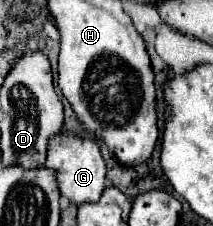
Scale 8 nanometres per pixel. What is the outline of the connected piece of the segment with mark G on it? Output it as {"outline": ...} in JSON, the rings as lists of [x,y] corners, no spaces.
{"outline":[[[60,132],[58,136],[54,136],[54,140],[50,140],[46,166],[56,170],[58,188],[60,188],[60,192],[64,196],[70,198],[70,202],[82,204],[82,202],[100,200],[100,196],[104,192],[106,164],[104,164],[104,158],[100,154],[100,146],[98,146],[98,142],[94,138],[84,138],[84,136]]]}

